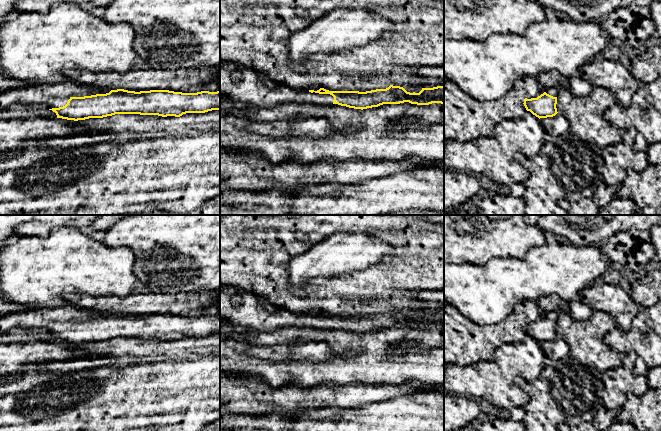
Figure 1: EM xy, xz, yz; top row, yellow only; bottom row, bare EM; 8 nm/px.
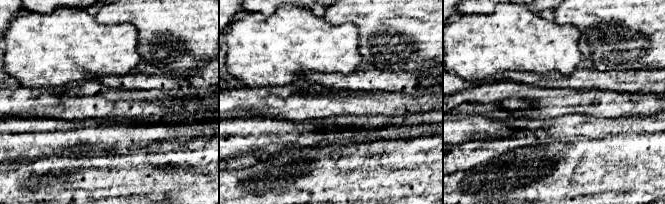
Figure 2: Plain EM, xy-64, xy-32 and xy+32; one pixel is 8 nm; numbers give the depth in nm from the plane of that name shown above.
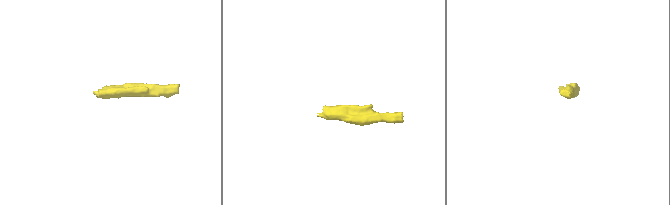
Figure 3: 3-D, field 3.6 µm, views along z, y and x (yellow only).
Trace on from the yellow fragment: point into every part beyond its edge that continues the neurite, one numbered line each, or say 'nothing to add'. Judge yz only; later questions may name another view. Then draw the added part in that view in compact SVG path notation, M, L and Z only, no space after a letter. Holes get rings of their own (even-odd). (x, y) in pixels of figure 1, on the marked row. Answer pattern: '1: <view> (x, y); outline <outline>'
1: yz (552, 91); outline M552 87L552 88L546 88L545 92L553 97L557 97L557 90L558 88Z

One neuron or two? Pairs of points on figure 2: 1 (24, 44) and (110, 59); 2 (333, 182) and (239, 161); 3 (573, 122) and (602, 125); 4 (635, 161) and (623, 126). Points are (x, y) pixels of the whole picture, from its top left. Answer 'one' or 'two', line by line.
1: one
2: two
3: one
4: two

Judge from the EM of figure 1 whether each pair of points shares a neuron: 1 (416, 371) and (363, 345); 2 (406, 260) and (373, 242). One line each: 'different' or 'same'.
1: same
2: different

